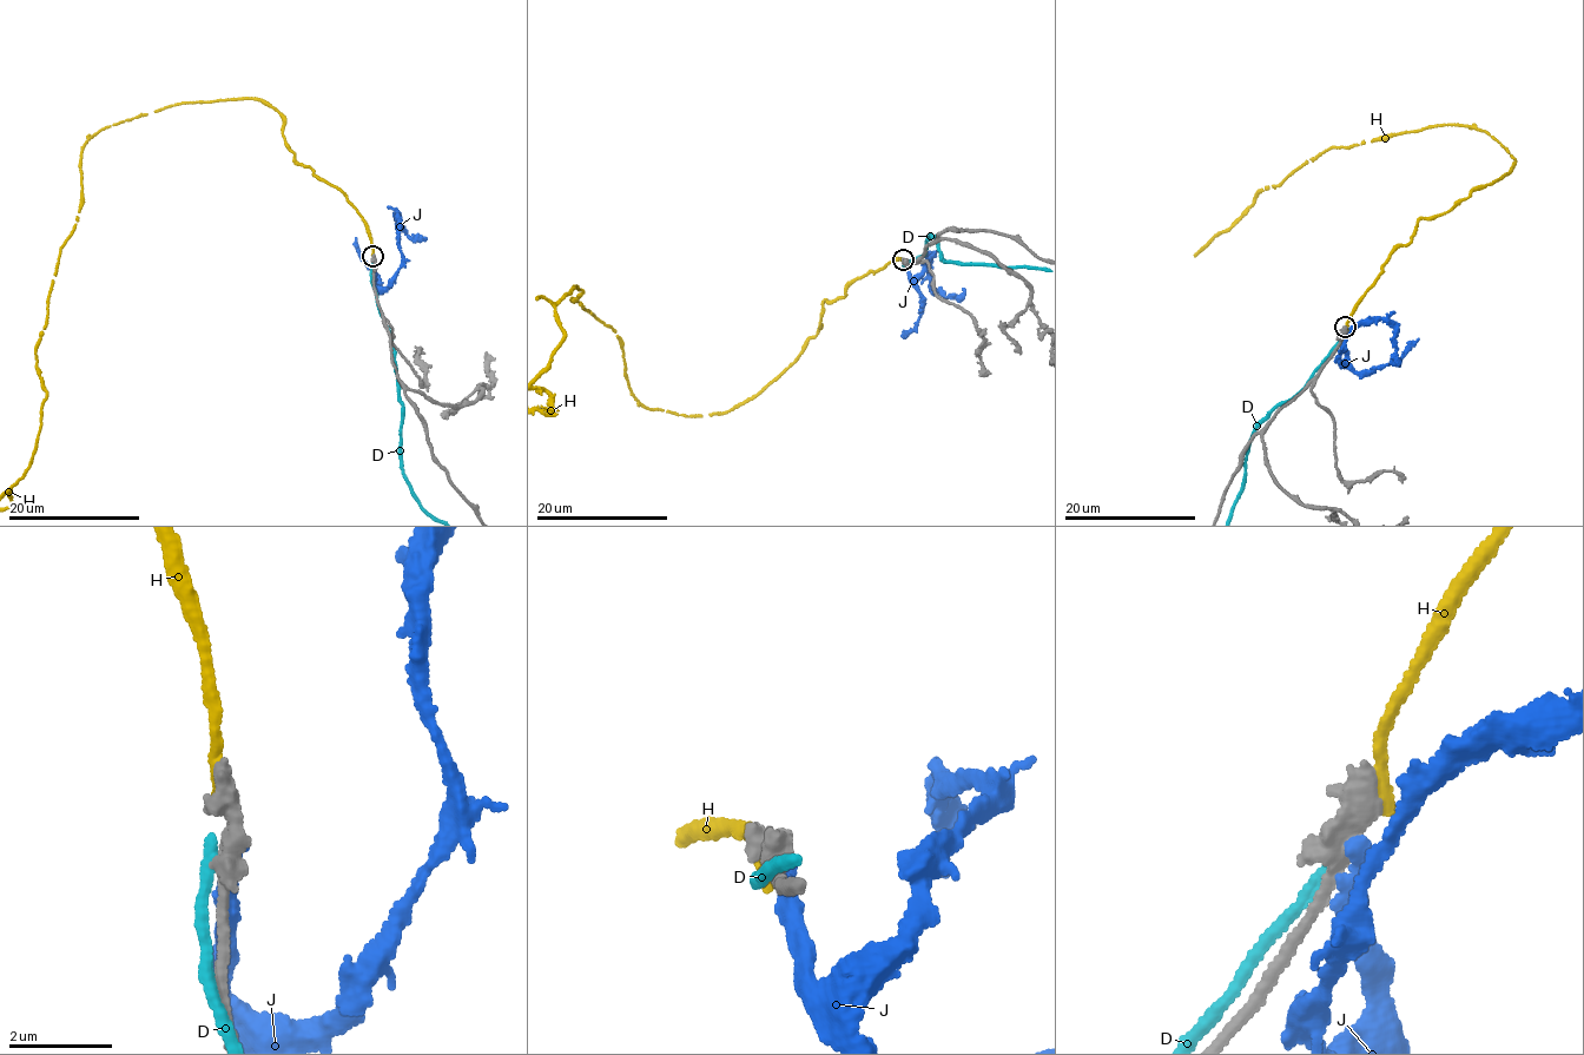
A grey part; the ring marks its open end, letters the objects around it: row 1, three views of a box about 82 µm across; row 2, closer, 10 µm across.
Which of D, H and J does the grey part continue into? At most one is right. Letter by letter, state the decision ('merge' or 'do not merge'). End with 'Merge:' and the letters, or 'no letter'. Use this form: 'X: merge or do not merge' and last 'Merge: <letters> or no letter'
D: do not merge
H: do not merge
J: do not merge
Merge: no letter

